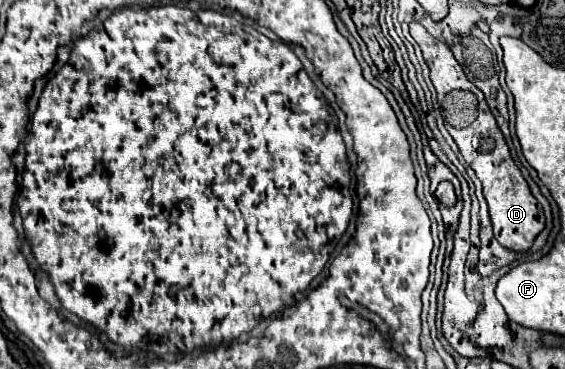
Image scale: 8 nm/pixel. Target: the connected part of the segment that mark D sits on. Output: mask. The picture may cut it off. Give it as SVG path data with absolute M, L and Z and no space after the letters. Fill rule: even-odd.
M492 121L492 133L482 133L486 131L486 127L478 131L474 125L468 125L464 129L456 129L448 125L448 131L454 137L462 157L474 169L476 177L484 185L484 197L488 201L492 229L498 243L510 251L530 249L536 235L544 229L544 211L542 211L542 205L536 201L536 197L530 193L530 187L524 181L514 159L510 157L510 149L496 121Z

